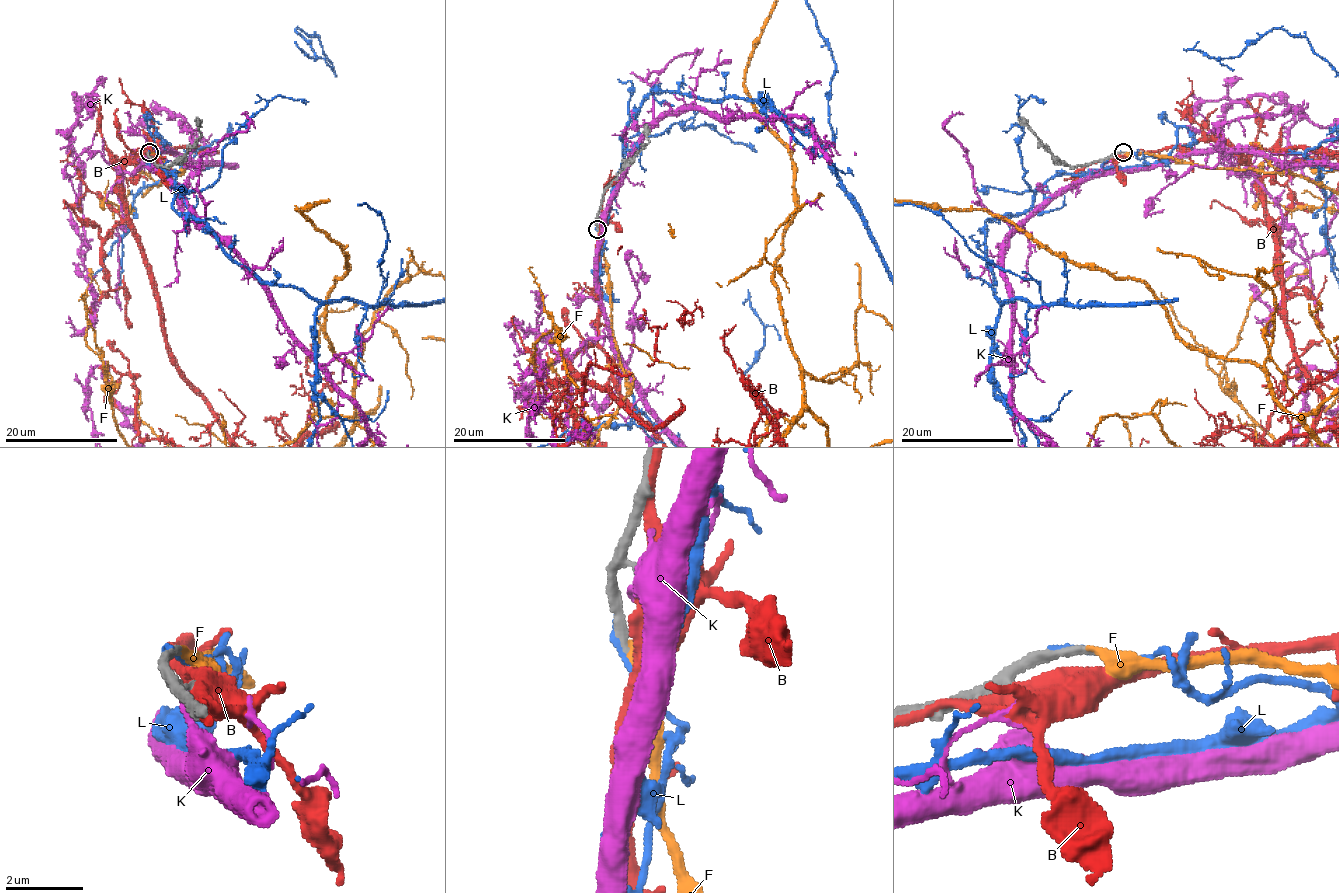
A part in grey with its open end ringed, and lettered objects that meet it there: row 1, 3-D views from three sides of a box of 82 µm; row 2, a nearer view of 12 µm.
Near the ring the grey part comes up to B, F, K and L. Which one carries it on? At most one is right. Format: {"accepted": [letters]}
{"accepted": ["F"]}

